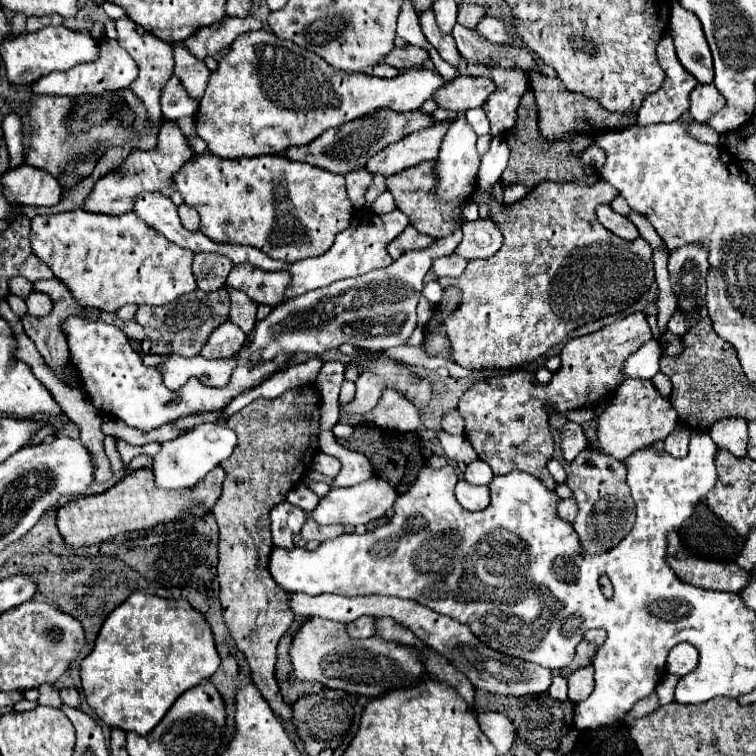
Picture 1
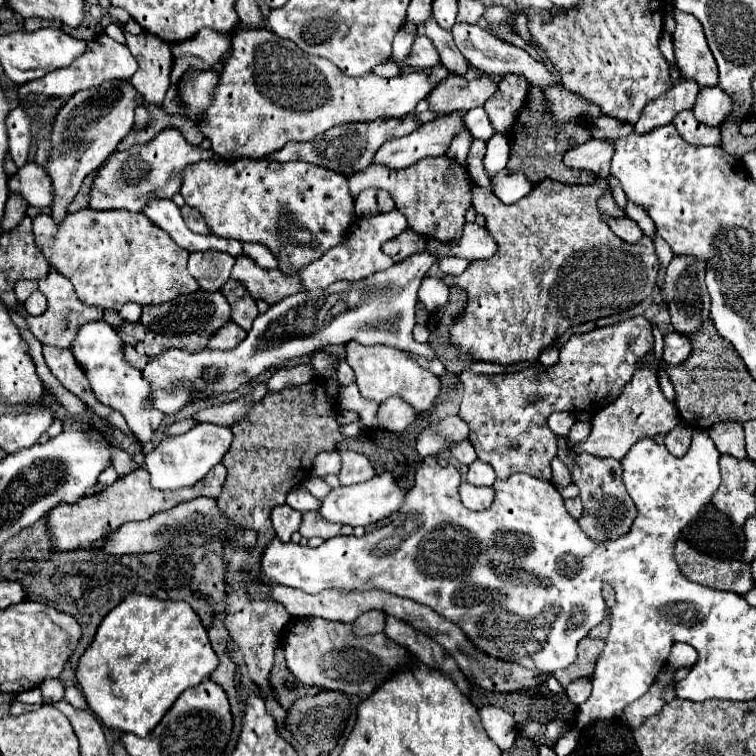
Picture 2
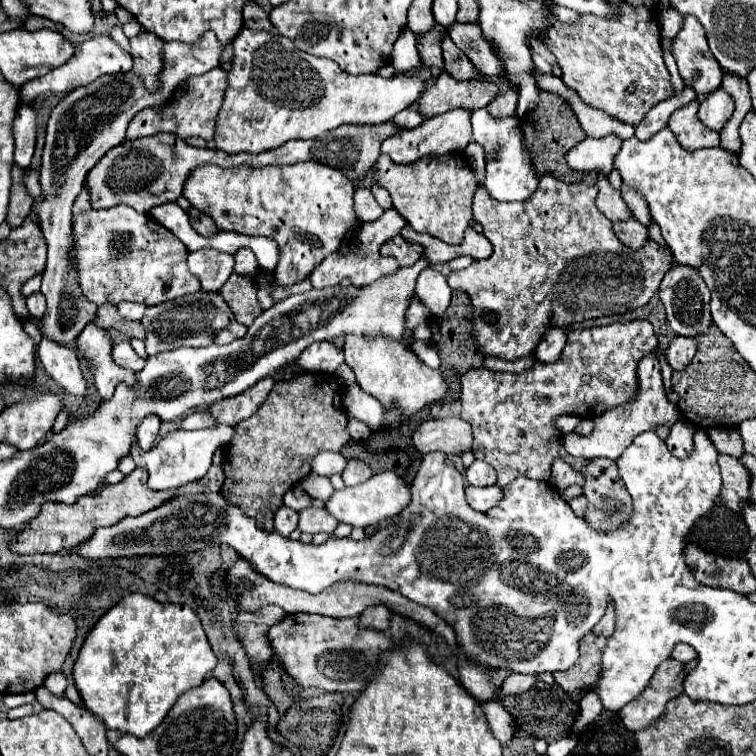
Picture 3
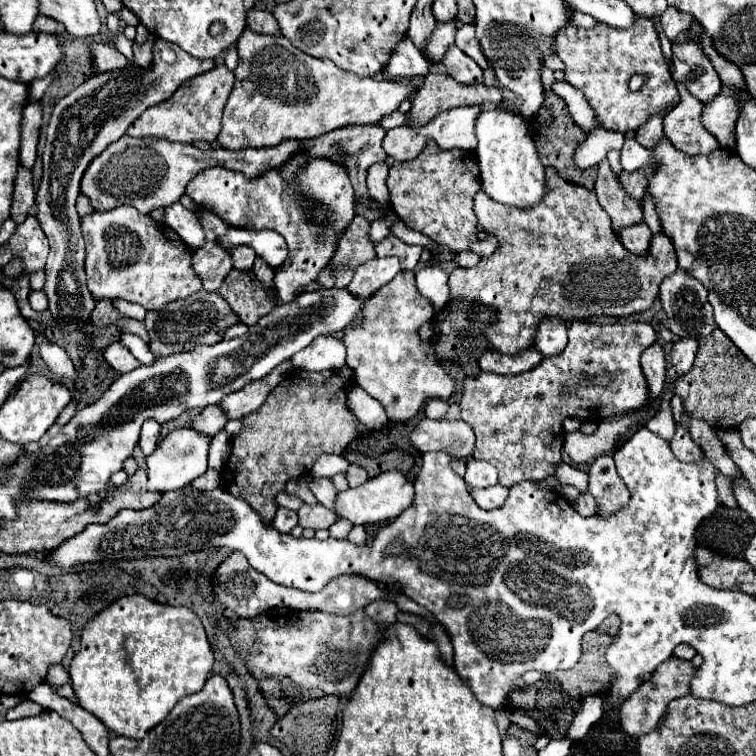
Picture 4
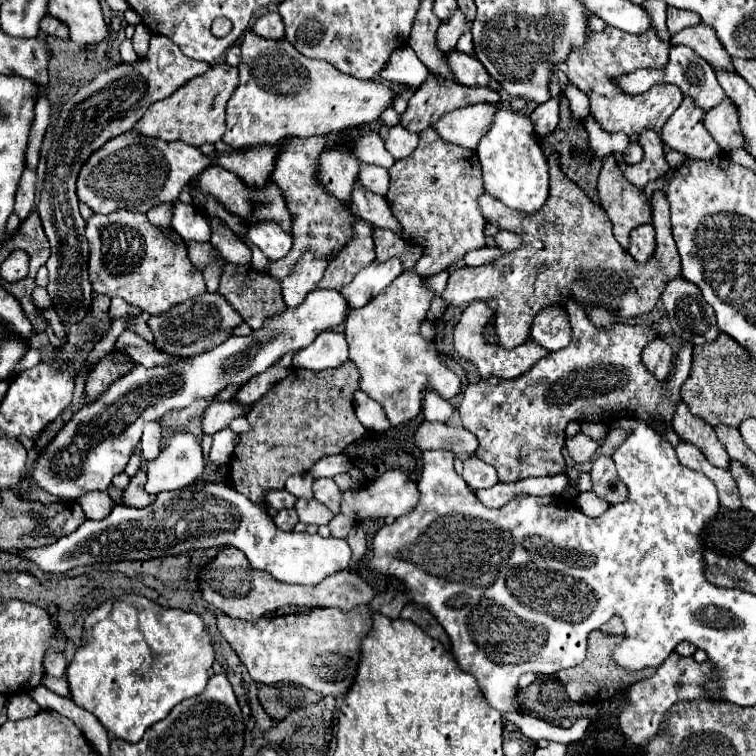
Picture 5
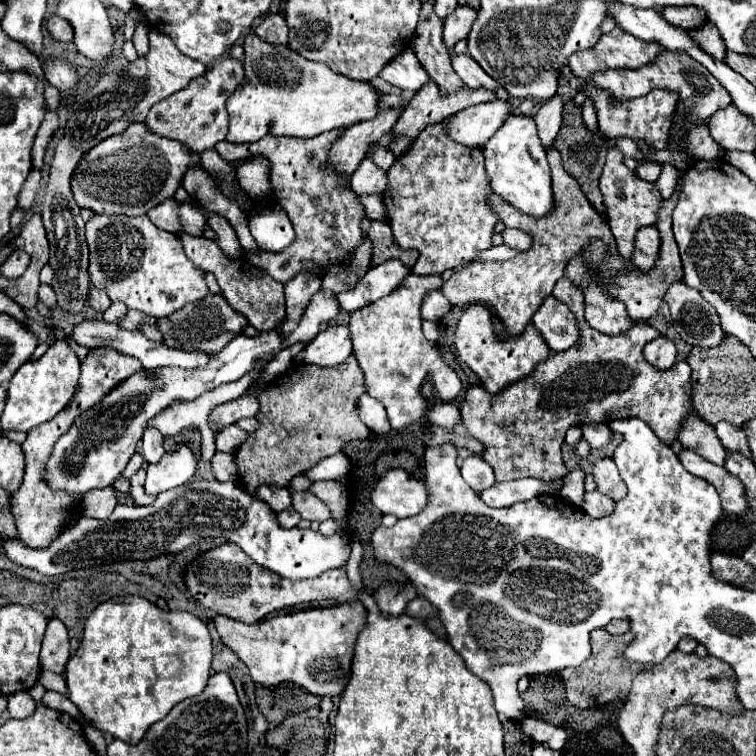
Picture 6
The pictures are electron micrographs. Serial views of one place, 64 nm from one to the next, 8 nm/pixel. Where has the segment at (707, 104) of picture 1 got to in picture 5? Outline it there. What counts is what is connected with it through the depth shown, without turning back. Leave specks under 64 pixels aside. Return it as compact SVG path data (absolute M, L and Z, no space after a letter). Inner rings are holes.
M724 100L708 110L704 116L704 126L722 150L742 148L744 134L740 132L740 116L730 100Z

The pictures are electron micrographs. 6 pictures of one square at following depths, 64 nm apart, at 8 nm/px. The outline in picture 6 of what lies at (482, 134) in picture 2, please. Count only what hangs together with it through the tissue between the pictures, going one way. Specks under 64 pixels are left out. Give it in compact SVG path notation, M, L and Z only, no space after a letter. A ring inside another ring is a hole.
M511 114L500 130L482 146L486 156L486 172L490 186L504 200L514 204L524 214L542 218L554 210L554 192L546 150L540 144L538 128L532 117Z

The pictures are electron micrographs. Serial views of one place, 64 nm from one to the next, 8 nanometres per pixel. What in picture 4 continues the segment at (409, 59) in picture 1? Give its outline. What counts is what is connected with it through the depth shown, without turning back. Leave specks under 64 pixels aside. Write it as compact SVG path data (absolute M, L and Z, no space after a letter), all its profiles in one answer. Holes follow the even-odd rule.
M456 18L446 22L446 24L440 24L440 22L436 24L436 28L434 28L434 32L426 44L426 54L434 64L438 64L442 60L444 52L448 50L448 46L454 44L456 28L460 28L460 22Z

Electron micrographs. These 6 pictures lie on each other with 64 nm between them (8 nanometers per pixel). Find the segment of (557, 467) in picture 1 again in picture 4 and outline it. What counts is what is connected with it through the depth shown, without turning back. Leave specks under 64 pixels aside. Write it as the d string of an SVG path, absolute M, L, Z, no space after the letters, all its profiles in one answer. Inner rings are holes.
M560 464L558 470L556 470L556 476L560 478L562 484L572 484L576 486L580 492L586 492L588 490L588 472L576 468L576 466L570 466L570 464Z

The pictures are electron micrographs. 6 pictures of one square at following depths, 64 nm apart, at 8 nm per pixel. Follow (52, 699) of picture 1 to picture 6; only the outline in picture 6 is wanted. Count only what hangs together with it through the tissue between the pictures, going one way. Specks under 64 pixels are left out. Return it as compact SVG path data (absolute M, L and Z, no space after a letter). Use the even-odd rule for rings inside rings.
M52 618L48 622L48 628L46 628L46 634L44 634L44 640L42 640L40 666L42 666L42 670L62 674L68 658L70 658L68 630L58 618Z

